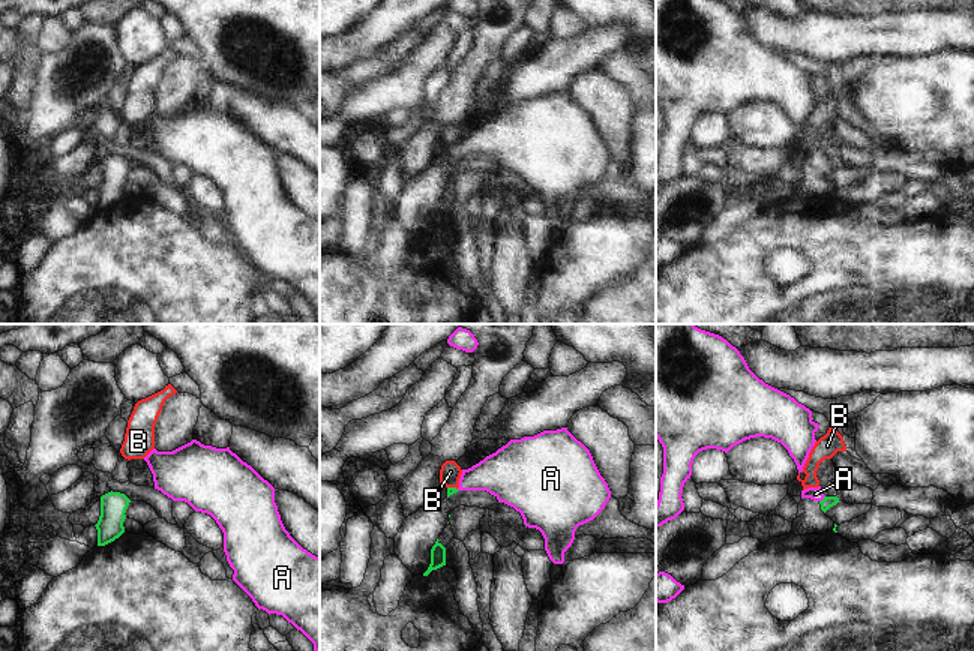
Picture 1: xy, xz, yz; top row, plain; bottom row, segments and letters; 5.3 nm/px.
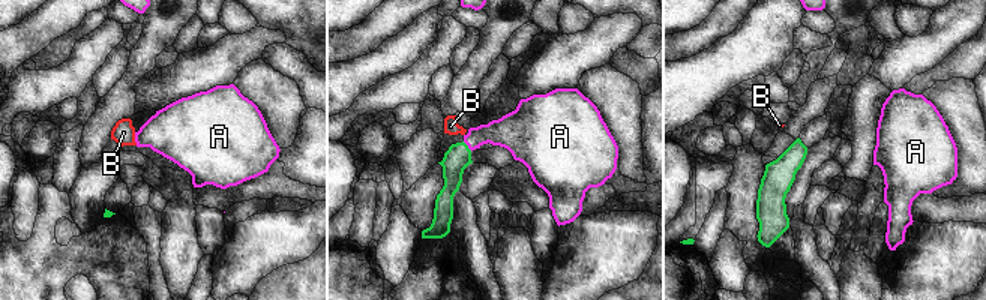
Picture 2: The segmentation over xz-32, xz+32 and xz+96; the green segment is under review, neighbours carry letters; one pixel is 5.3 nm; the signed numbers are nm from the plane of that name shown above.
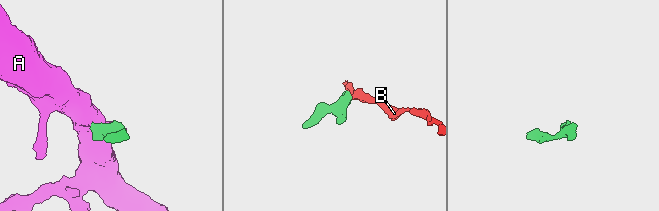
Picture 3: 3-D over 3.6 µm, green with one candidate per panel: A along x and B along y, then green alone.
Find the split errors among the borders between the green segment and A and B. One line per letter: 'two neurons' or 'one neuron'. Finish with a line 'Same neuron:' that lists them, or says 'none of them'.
A: one neuron
B: two neurons
Same neuron: A

